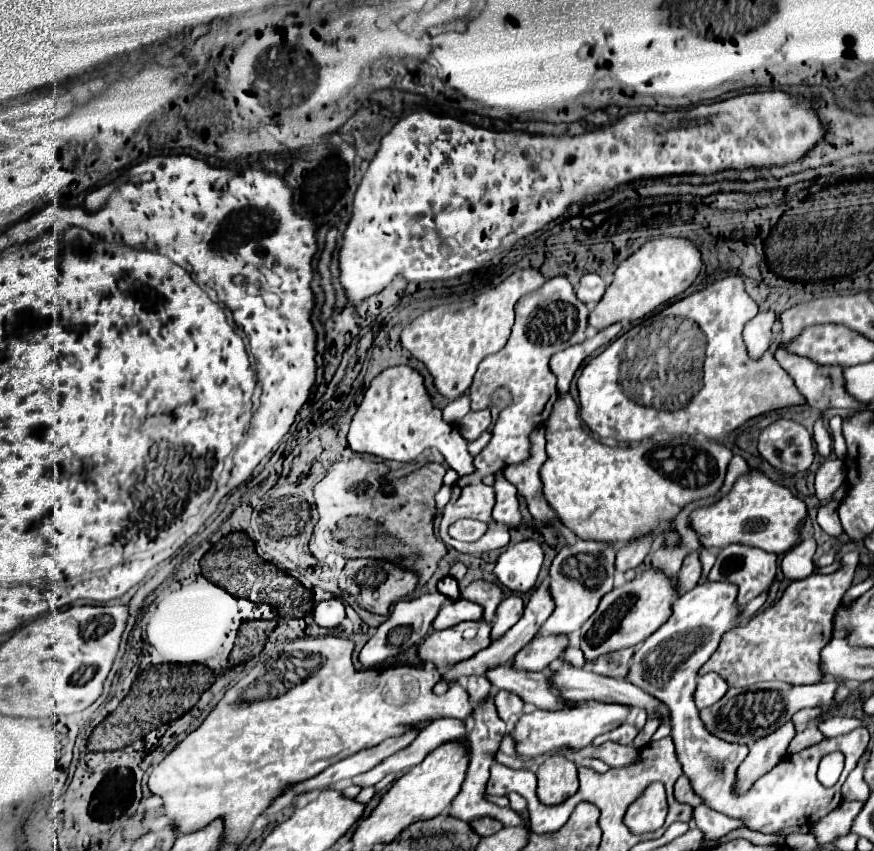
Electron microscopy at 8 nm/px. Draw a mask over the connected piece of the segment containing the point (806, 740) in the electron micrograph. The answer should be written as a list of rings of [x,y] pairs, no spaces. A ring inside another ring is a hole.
[[[812,724],[810,728],[806,728],[804,732],[800,732],[800,734],[796,734],[796,736],[792,738],[792,742],[790,742],[790,746],[788,746],[788,752],[792,754],[792,752],[798,752],[798,750],[804,750],[804,748],[808,748],[808,746],[812,746],[812,744],[824,740],[824,738],[826,738],[826,736],[818,730],[818,726]]]

